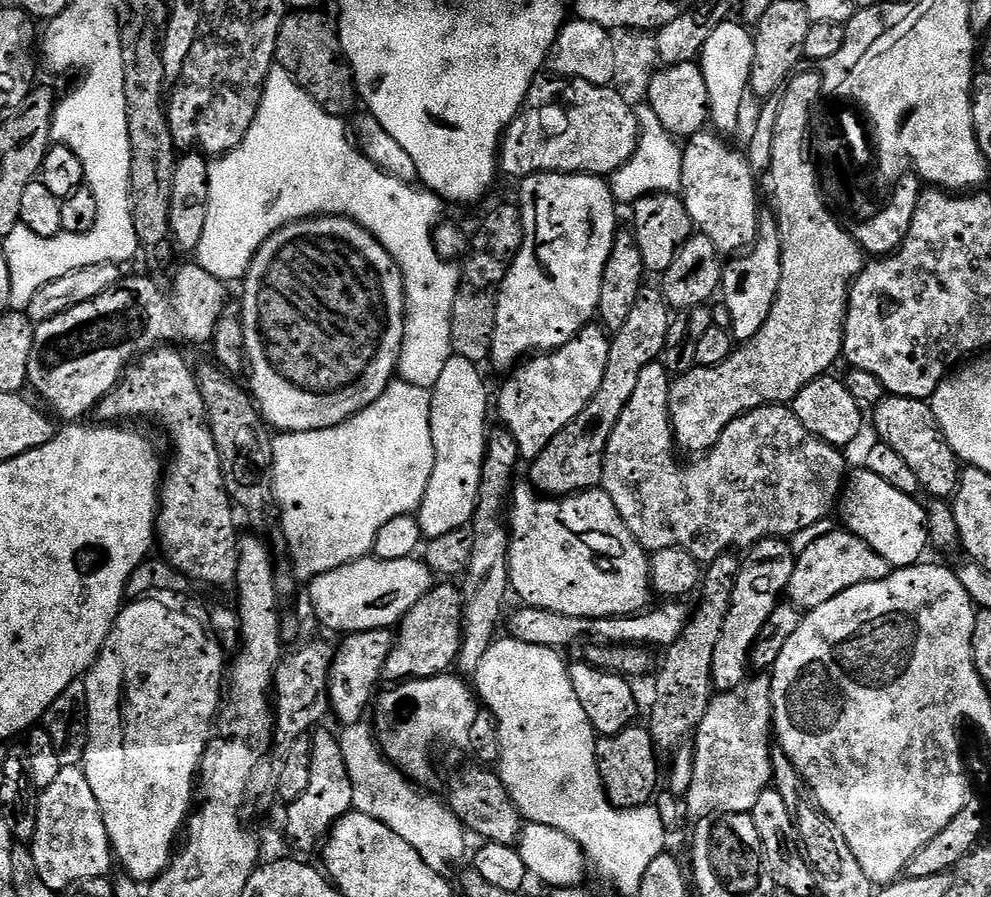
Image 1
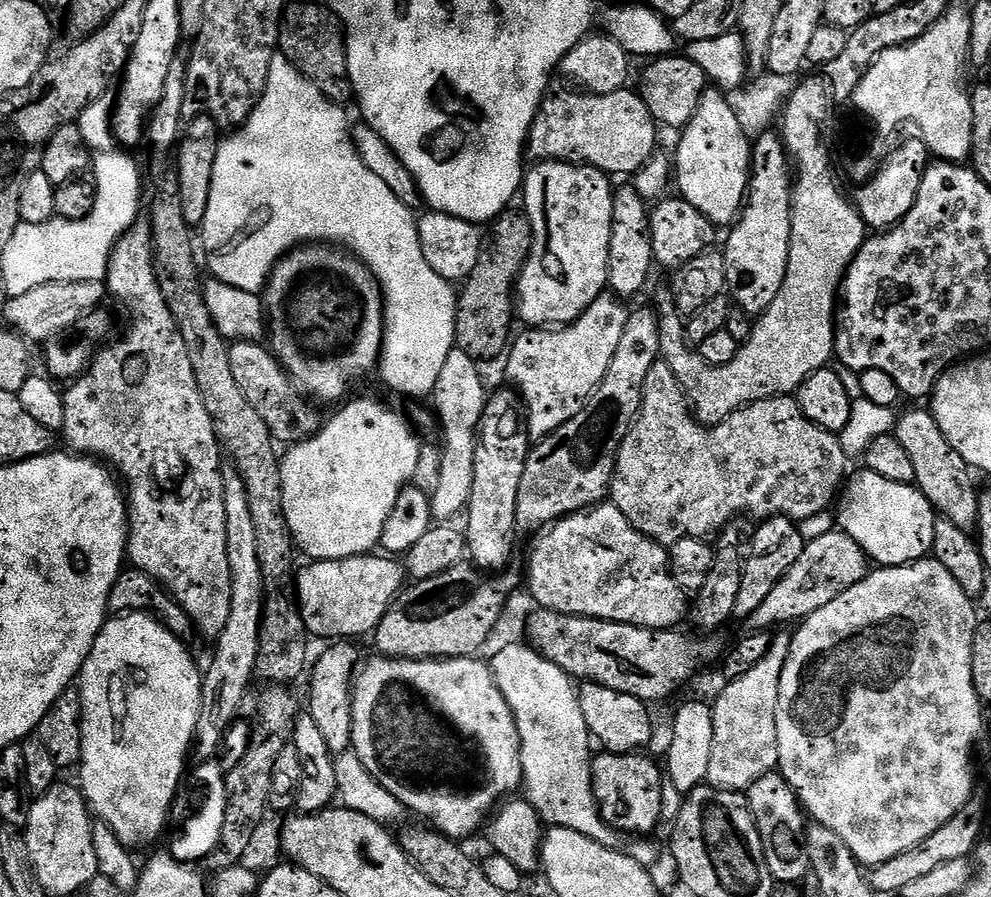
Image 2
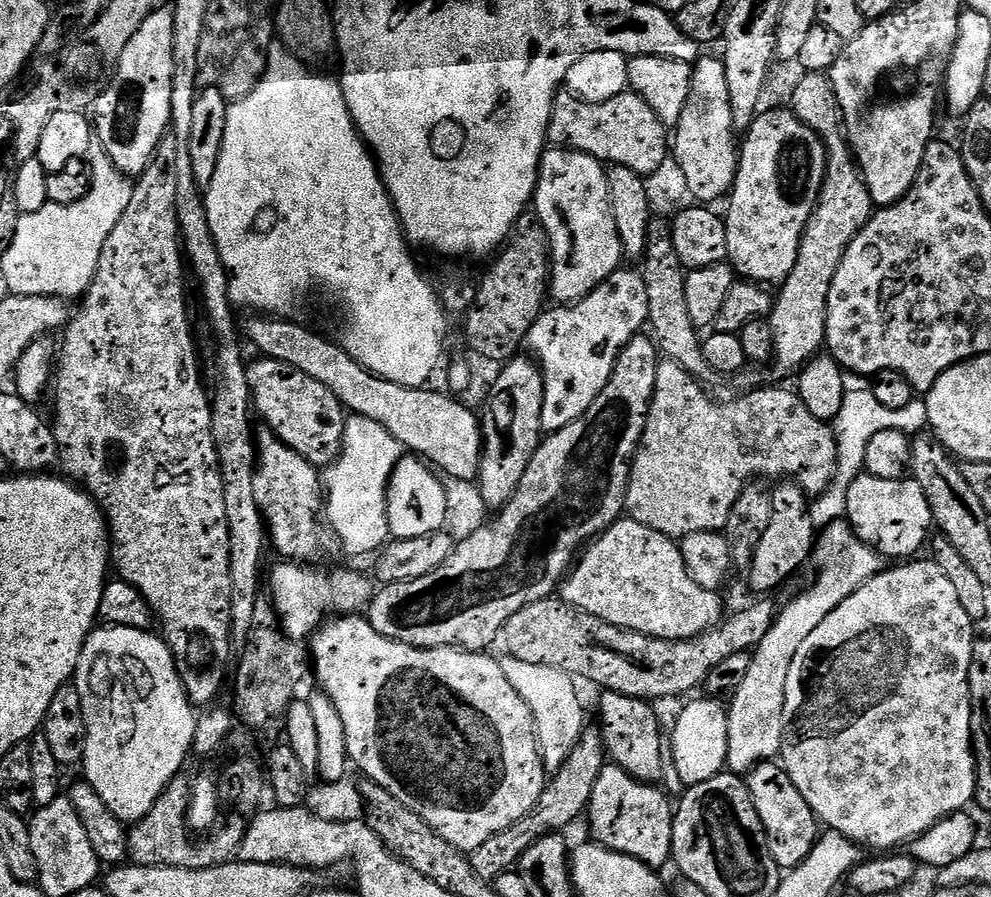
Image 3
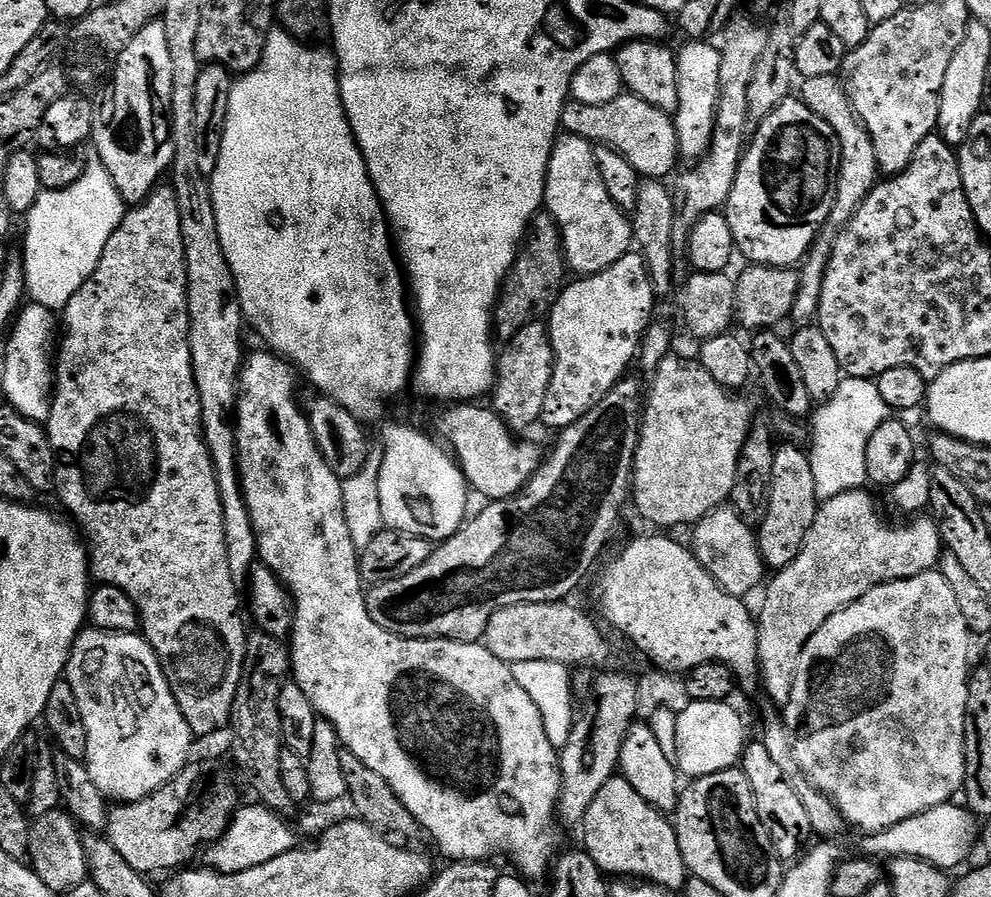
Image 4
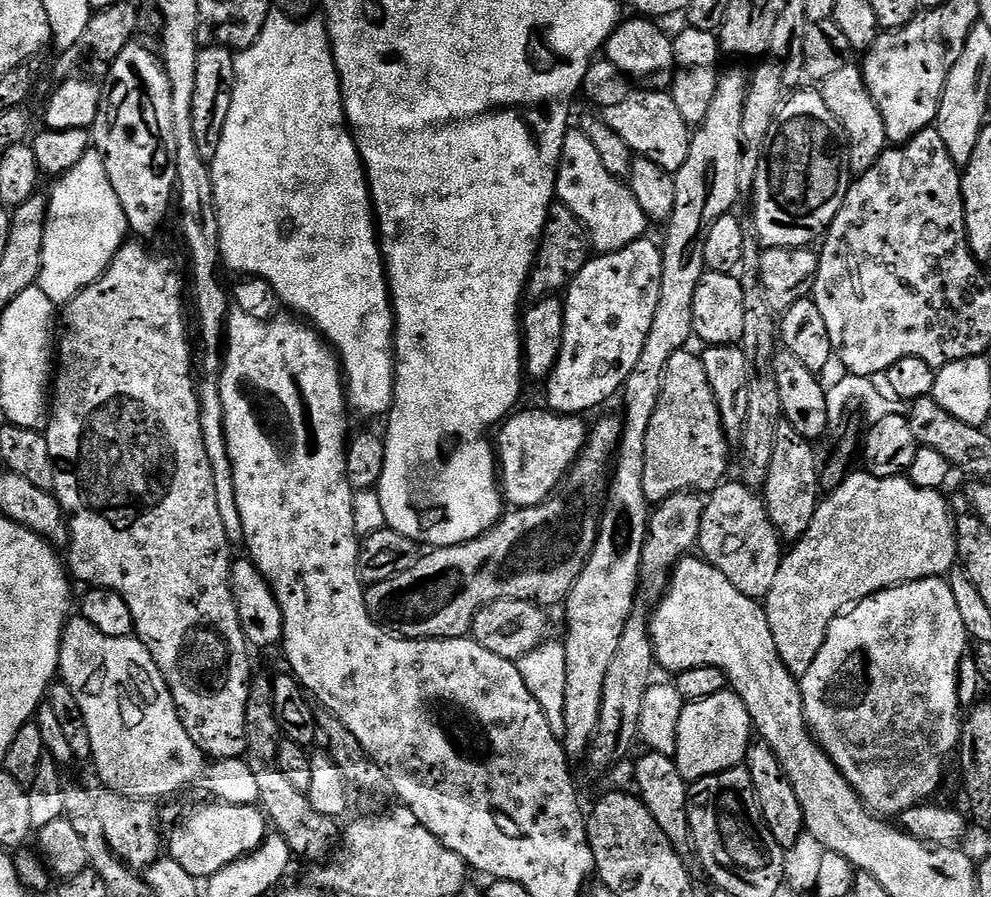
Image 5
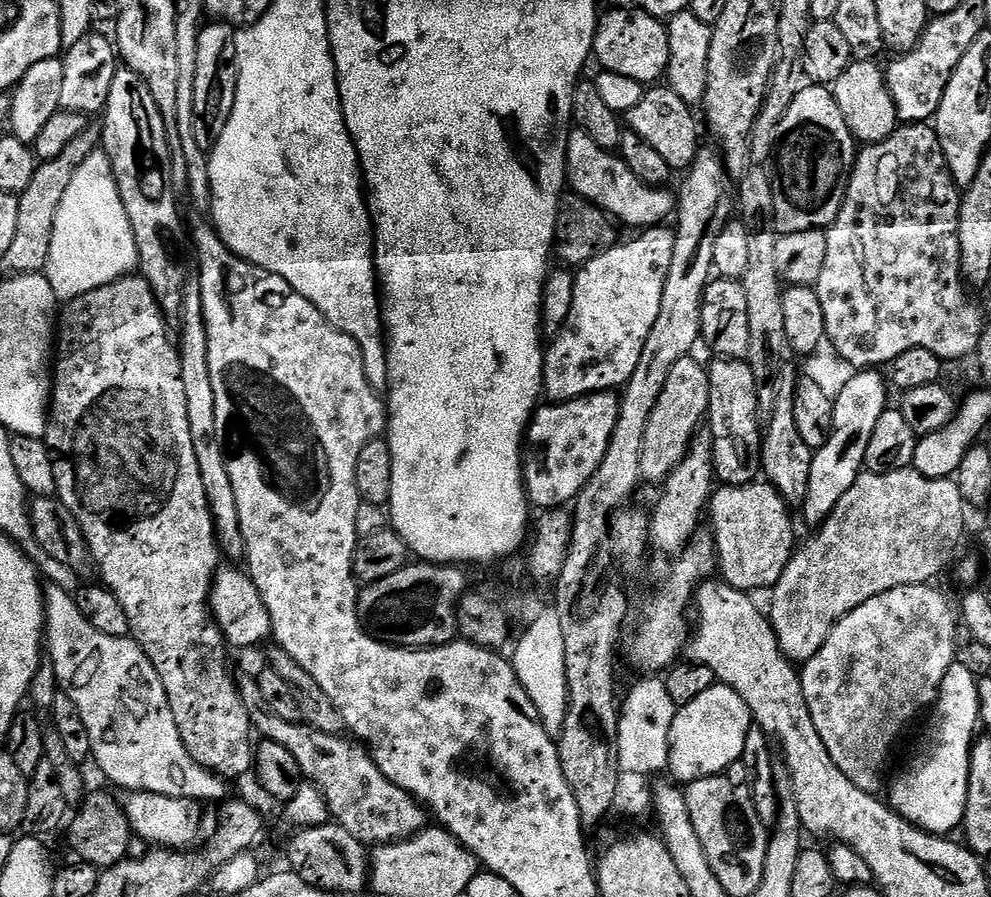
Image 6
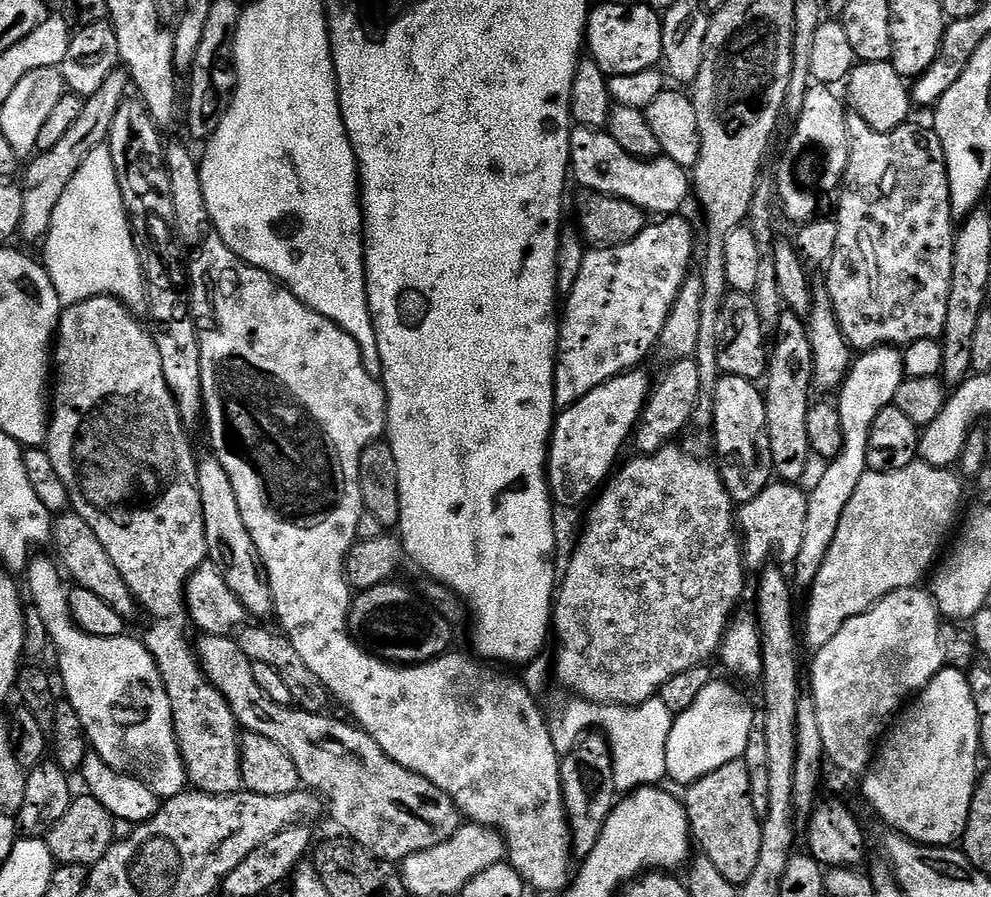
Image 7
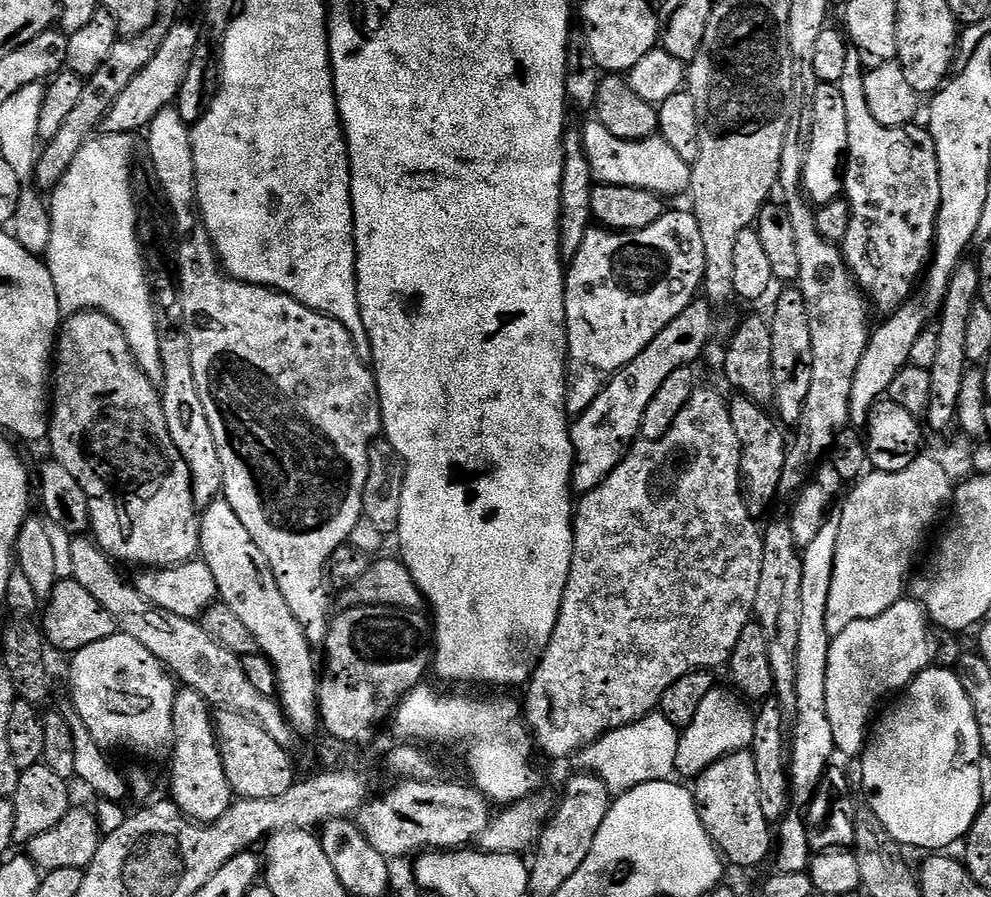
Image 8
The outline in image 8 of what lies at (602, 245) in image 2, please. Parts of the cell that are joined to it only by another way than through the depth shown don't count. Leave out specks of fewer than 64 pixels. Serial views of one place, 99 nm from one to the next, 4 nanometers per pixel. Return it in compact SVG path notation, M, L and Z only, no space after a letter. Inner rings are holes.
M595 118L589 120L588 125L583 125L582 135L593 181L602 184L613 184L614 186L630 186L638 190L650 190L665 198L680 196L683 192L685 195L691 189L691 164L682 162L682 158L672 149L670 142L666 142L659 134L650 136L645 140L623 140L622 138L614 138L614 134L610 134L610 130L606 130L606 126L602 126L599 120Z

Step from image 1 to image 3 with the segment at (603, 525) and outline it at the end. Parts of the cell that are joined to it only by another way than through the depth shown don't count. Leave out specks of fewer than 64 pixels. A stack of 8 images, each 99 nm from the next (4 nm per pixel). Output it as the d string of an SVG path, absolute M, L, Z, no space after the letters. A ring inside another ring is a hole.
M631 518L617 520L583 549L582 555L559 585L558 592L565 604L580 608L586 614L594 614L594 618L602 618L602 622L663 640L692 640L707 628L715 628L725 615L720 605L721 593L706 590L690 578L679 543L671 536L658 534L658 530L650 530Z

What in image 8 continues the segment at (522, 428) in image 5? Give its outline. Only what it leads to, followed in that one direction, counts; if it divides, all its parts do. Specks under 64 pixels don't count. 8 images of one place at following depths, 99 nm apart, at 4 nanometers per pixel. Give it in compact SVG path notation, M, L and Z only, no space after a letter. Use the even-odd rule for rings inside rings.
M697 298L692 301L678 318L674 318L665 326L634 358L634 362L626 362L610 377L604 389L590 402L582 415L575 417L570 424L572 487L583 494L594 490L601 482L620 465L620 457L628 451L630 445L640 436L642 414L646 414L646 406L650 406L650 398L658 394L662 382L674 370L695 365L695 360L704 352L704 347L716 336L716 312L707 299Z

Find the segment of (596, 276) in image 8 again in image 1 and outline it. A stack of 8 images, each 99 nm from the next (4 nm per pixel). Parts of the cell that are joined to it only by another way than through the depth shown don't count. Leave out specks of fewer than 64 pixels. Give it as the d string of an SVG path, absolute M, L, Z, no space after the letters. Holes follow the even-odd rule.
M593 322L570 342L554 352L533 355L522 366L511 369L508 381L500 388L500 397L495 397L494 408L500 411L500 420L518 450L521 461L531 462L550 446L554 434L558 434L598 394L602 377L606 375L606 362L612 345L609 333L599 323Z

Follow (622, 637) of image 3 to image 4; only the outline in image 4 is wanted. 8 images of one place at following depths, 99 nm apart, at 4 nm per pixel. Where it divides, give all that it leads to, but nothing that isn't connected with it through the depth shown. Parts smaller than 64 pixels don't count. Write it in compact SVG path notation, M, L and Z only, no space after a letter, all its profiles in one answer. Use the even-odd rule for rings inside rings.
M562 600L522 602L498 610L486 626L482 643L494 658L502 658L502 662L511 665L518 662L558 662L569 670L588 666L584 664L603 669L603 664L612 656L612 648L603 630L582 609Z

